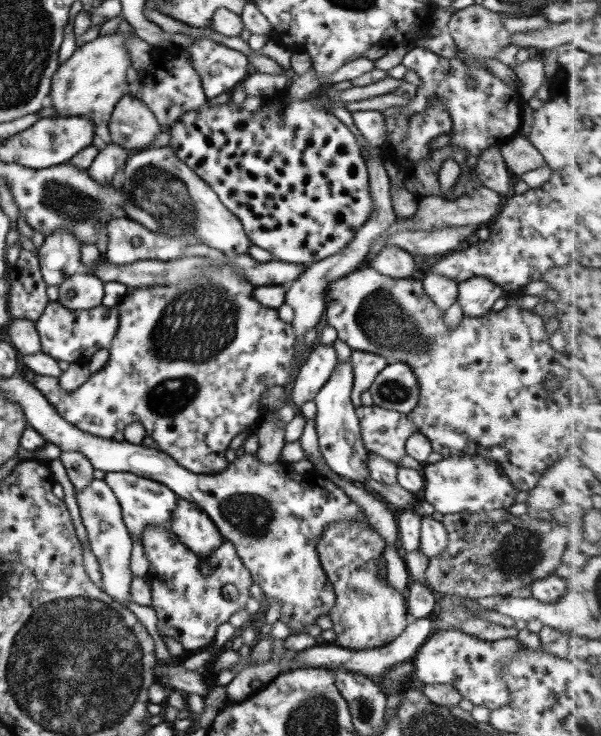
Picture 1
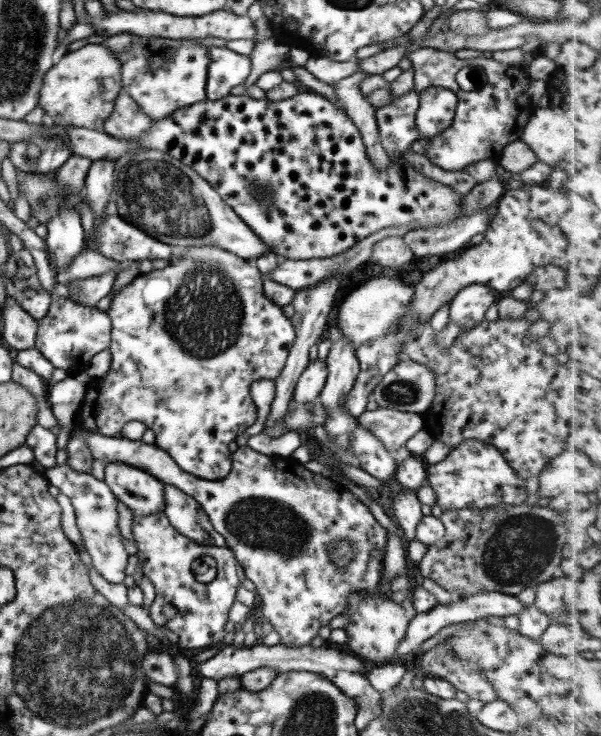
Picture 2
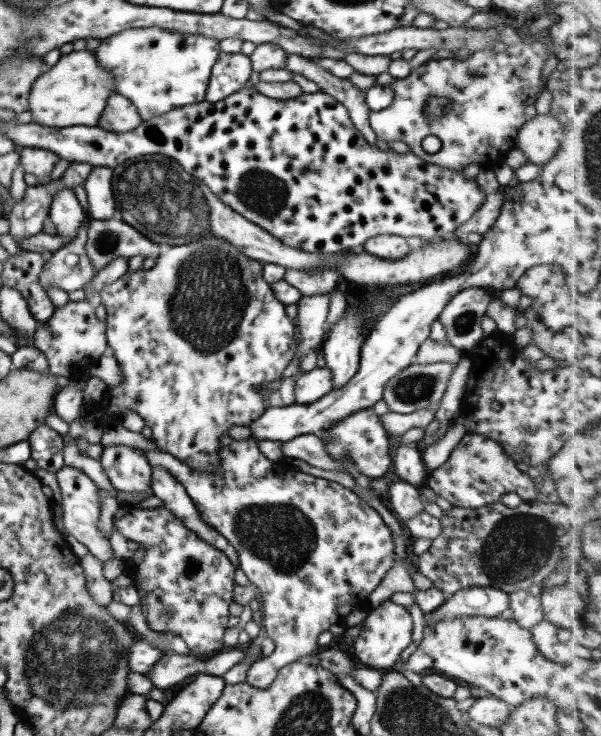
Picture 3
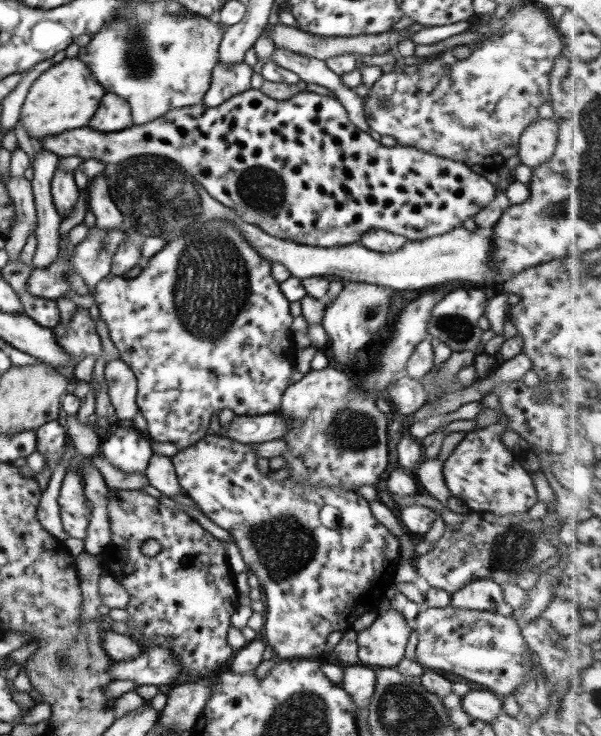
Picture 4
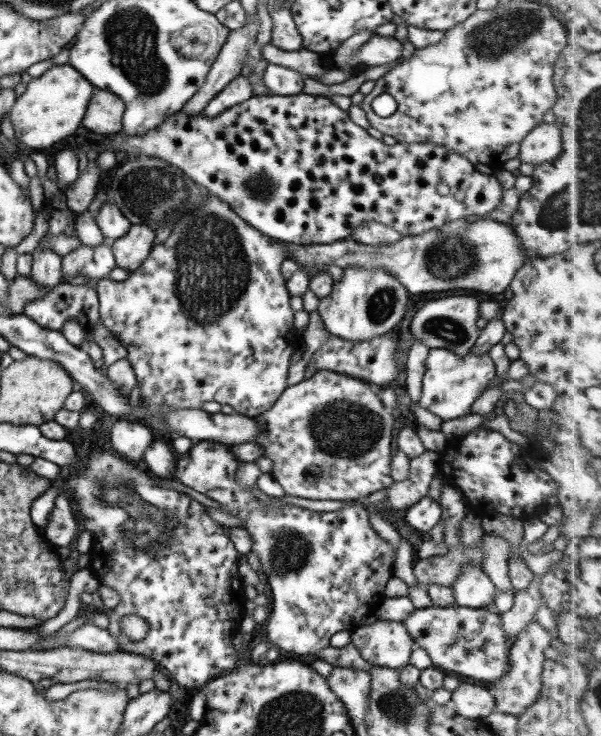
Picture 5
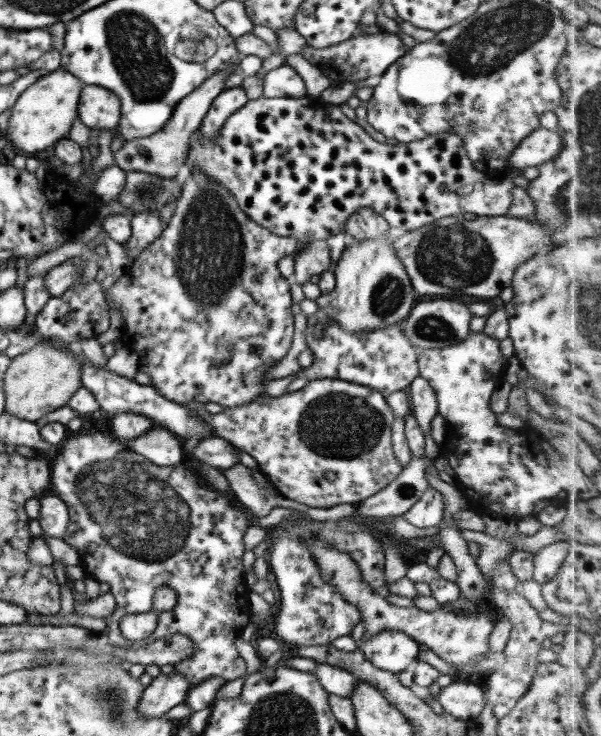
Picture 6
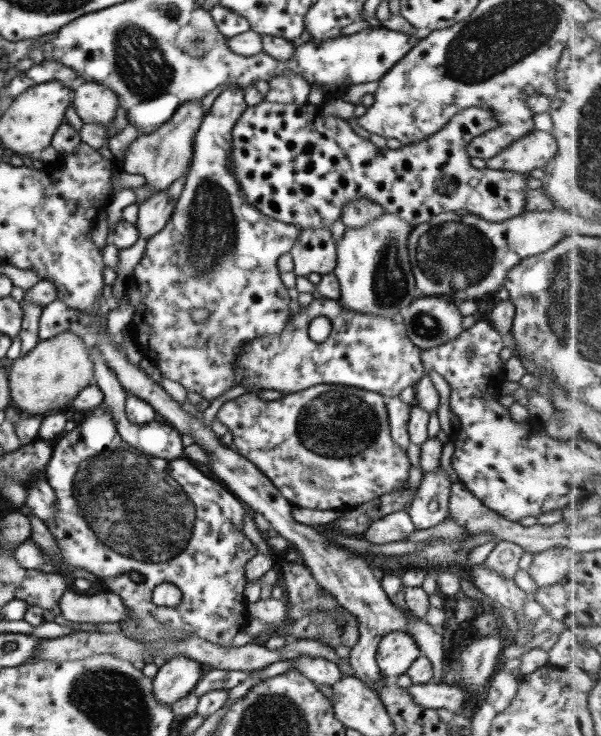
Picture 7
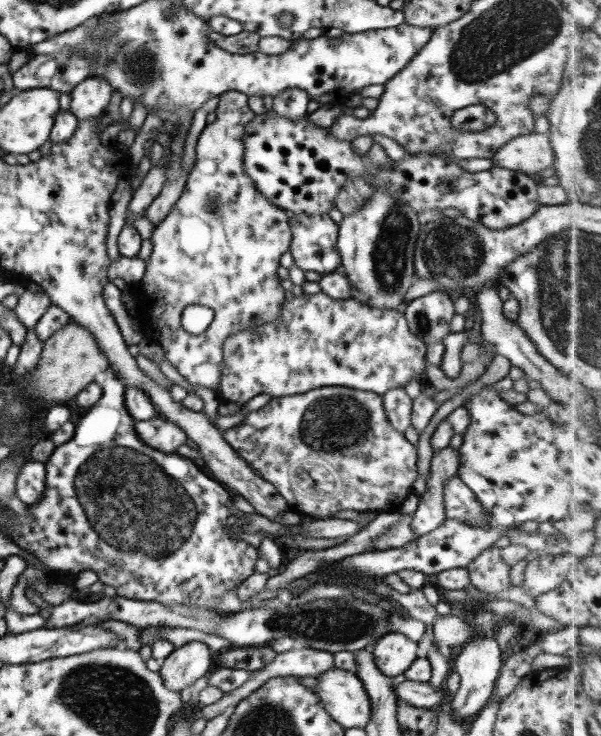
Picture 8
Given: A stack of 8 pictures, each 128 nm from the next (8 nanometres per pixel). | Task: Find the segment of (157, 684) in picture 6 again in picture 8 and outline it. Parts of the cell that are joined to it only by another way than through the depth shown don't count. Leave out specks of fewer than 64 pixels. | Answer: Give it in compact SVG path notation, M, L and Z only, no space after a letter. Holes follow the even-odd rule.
M194 641L178 648L163 661L159 673L174 692L187 692L190 685L214 667L215 652L204 642Z

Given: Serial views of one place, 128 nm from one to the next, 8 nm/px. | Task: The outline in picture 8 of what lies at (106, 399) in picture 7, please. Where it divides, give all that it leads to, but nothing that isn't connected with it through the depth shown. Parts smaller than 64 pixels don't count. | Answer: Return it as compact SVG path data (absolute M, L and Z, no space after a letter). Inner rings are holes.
M159 416L134 427L137 437L150 448L170 454L186 444L187 434L177 424Z

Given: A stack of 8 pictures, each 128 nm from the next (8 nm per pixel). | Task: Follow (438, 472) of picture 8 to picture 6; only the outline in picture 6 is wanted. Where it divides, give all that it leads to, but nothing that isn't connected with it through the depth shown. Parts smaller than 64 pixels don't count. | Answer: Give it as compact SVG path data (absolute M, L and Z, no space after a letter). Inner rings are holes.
M429 486L418 502L403 514L403 517L416 528L430 528L443 522L445 518L443 508L444 501L441 492Z

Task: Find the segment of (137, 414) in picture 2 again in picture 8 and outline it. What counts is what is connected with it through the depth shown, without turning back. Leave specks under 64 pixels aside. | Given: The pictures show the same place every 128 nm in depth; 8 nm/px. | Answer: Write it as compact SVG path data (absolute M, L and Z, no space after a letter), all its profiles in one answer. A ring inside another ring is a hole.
M229 91L218 98L216 120L207 124L198 137L196 162L187 176L183 193L149 238L153 244L152 252L145 260L146 272L140 280L142 283L128 284L128 291L135 298L136 308L141 314L138 320L147 327L143 338L152 338L160 343L166 360L182 378L215 392L220 382L226 338L235 332L274 322L282 314L285 290L280 285L276 270L281 256L289 252L292 238L289 214L269 202L245 171L244 130L256 116L250 110L248 96L242 92ZM191 304L201 304L215 312L213 321L202 334L190 334L181 325L182 311Z

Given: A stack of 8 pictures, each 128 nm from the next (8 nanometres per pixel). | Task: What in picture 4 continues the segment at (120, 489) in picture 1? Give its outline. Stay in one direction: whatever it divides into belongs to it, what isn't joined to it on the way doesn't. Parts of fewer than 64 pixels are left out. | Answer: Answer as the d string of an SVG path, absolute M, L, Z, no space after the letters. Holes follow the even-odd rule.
M118 424L116 432L102 442L102 454L114 468L128 474L145 474L153 451L150 438L130 424Z

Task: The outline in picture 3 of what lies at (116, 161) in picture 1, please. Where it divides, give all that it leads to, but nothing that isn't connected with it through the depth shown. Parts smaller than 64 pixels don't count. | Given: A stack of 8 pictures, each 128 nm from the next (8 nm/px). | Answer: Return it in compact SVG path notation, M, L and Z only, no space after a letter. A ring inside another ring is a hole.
M94 167L83 182L87 192L88 216L93 220L114 219L116 203L112 190L113 170L108 167Z

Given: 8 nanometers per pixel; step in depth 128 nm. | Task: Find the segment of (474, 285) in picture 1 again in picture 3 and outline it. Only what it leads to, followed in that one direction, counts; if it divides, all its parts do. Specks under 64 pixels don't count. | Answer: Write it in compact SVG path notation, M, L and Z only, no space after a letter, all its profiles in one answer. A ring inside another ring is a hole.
M470 287L465 288L462 292L457 292L443 308L438 320L444 325L447 332L446 339L453 347L466 353L479 345L482 335L484 335L481 320L491 300L492 296L483 287Z

